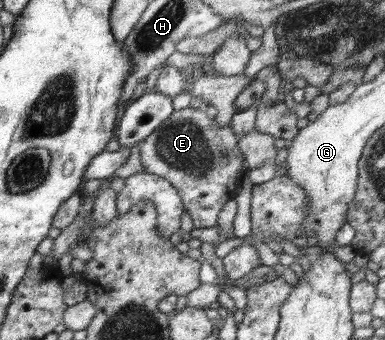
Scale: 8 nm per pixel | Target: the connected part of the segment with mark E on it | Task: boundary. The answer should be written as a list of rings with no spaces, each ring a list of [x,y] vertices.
[[[187,107],[174,111],[139,145],[144,171],[161,175],[177,187],[186,213],[198,229],[217,226],[221,210],[233,204],[245,166],[237,144],[231,126],[208,118],[204,107],[196,110]]]

